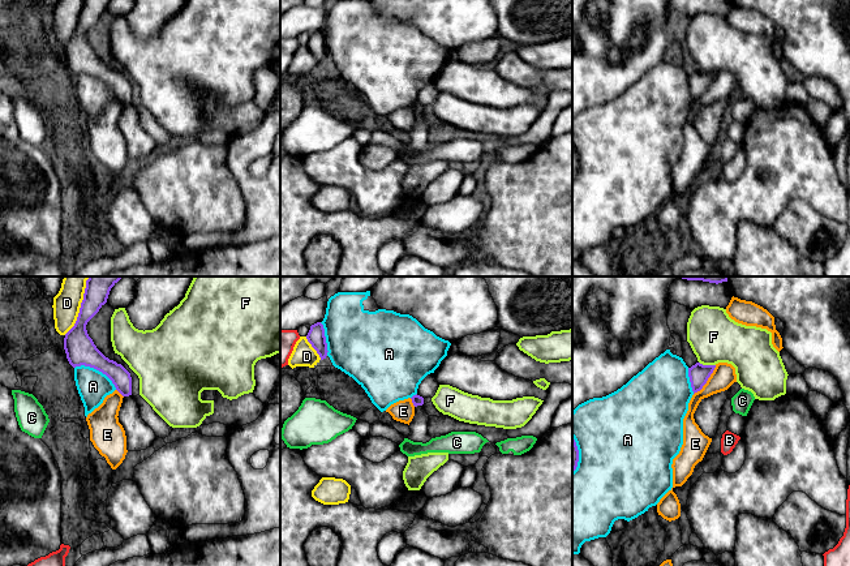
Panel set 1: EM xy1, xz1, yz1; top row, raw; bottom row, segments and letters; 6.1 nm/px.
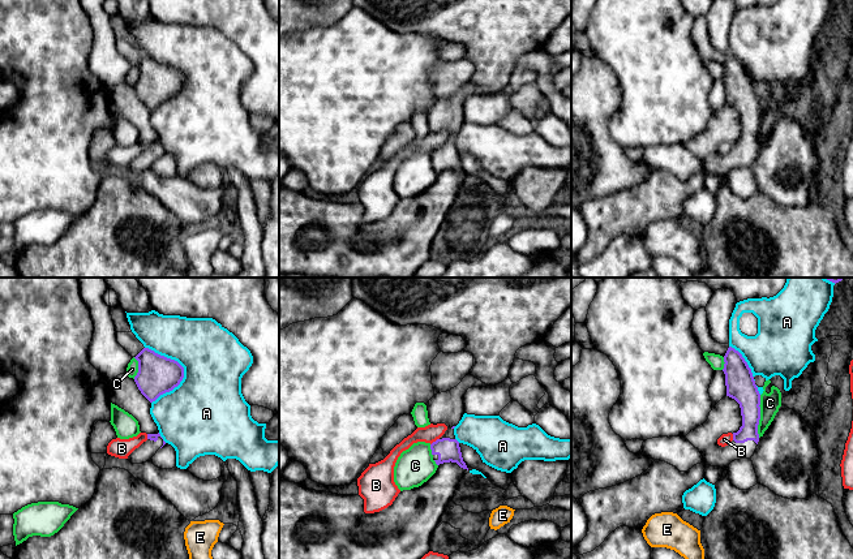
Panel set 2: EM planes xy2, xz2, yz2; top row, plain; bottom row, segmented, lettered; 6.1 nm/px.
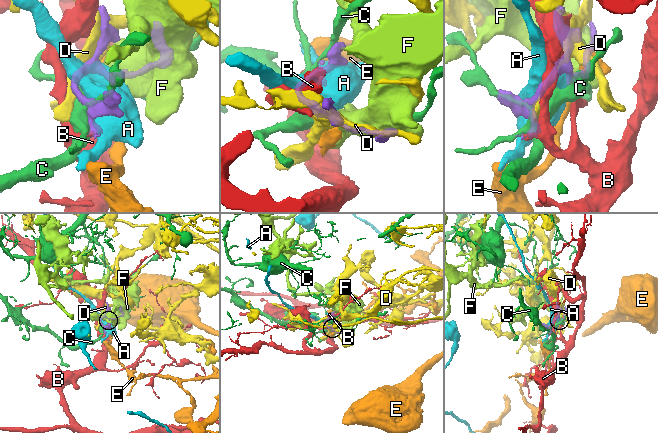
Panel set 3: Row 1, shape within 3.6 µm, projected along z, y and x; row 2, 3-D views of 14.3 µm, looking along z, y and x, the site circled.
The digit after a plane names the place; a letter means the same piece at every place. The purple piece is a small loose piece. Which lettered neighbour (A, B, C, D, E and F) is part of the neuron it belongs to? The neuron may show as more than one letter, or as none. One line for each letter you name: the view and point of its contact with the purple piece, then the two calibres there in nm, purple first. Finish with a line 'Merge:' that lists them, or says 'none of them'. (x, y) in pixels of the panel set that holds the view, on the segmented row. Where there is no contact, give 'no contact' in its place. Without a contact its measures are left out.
Merge: none of them

